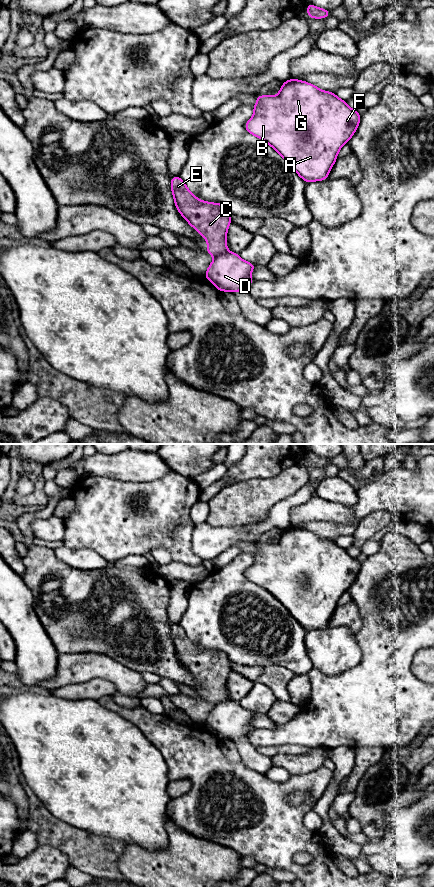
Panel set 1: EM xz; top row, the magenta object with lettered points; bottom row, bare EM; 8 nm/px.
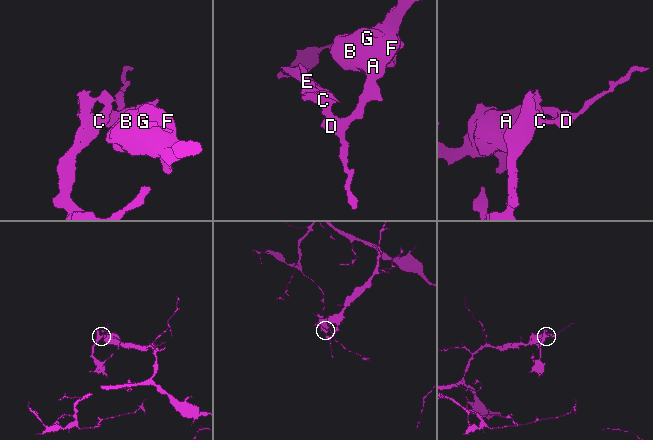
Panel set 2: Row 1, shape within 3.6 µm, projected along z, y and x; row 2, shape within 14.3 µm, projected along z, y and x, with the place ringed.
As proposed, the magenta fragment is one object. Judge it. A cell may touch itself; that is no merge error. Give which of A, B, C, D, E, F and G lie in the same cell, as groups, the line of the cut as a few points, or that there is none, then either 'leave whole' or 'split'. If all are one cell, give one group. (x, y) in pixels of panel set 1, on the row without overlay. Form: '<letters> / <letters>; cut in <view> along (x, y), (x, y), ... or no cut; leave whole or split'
A B D F G / C E; cut in xz along (227, 699), (215, 705); split

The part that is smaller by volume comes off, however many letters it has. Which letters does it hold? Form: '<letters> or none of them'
C, E

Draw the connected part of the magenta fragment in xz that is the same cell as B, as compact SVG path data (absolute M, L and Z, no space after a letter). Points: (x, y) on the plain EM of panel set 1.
M293 526L281 533L278 543L256 543L256 546L258 551L252 553L254 563L245 572L245 578L275 597L306 631L326 628L339 598L354 583L361 563L333 540L322 539L313 532Z

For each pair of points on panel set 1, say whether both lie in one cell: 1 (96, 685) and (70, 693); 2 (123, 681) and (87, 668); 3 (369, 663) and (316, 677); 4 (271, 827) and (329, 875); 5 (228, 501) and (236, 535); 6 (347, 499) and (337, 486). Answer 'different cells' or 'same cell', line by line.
1: same cell
2: same cell
3: same cell
4: same cell
5: different cells
6: same cell

